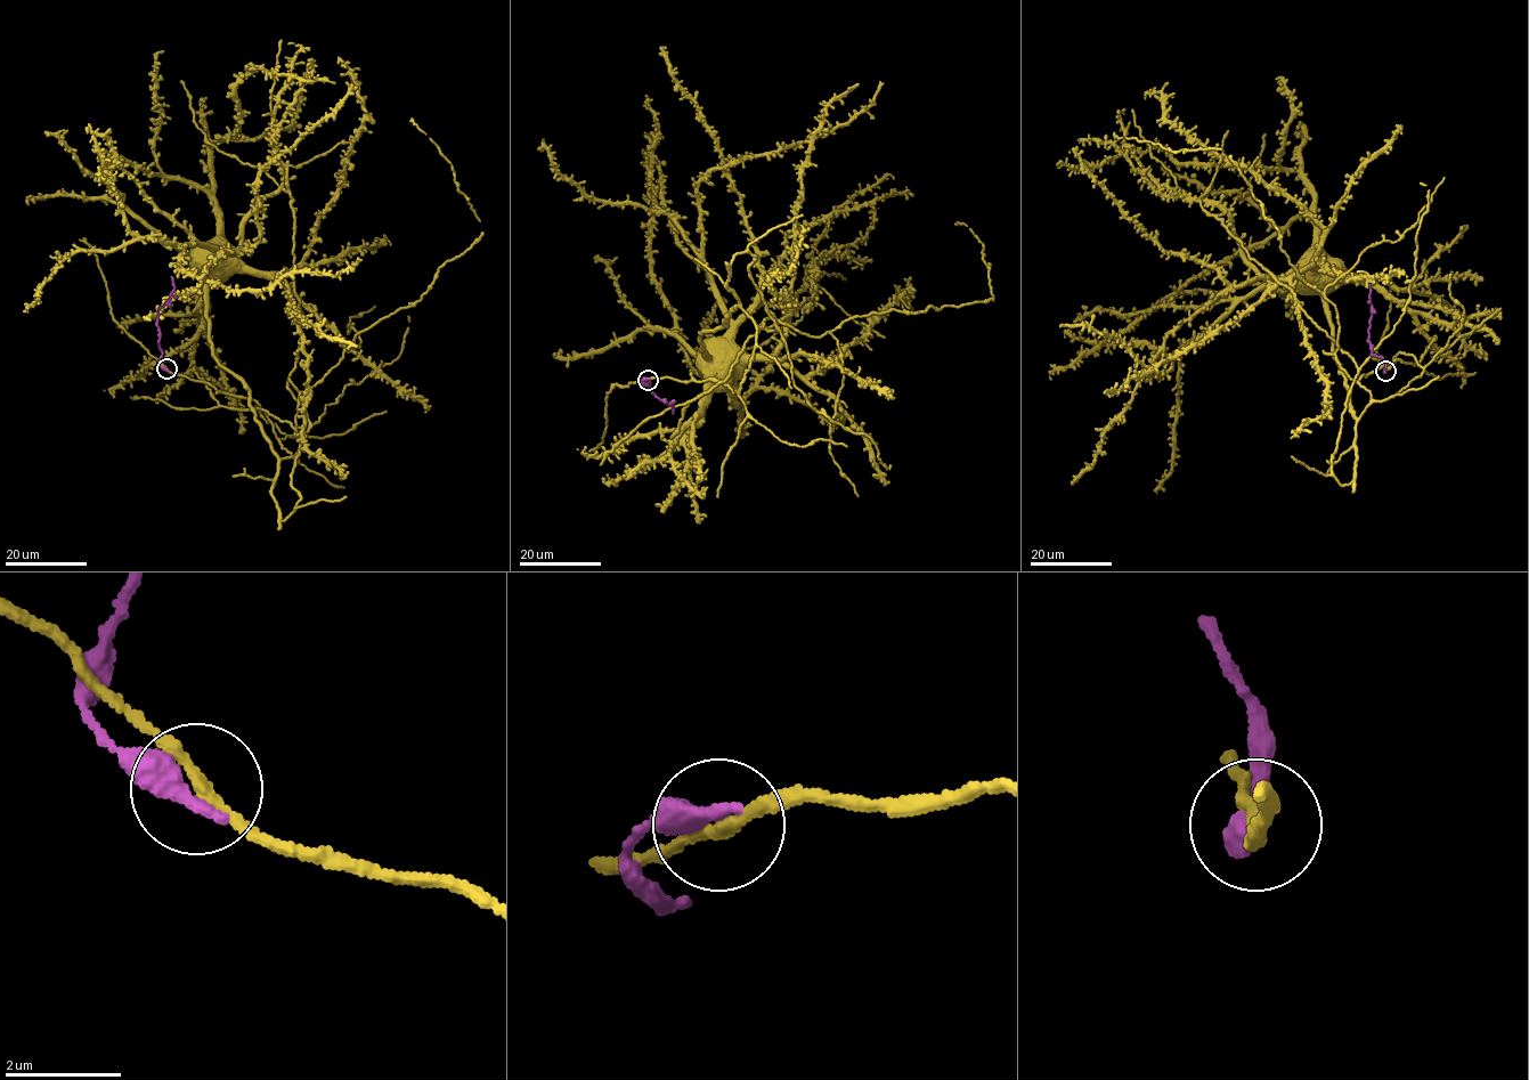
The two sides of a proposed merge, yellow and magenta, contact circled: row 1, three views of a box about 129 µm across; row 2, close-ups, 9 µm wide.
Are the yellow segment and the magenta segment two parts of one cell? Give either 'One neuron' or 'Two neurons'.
Two neurons

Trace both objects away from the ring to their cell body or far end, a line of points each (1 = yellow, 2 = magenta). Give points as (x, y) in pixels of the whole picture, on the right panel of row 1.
1: (1385, 371), (1399, 352), (1423, 372), (1352, 414), (1326, 299), (1303, 286), (1306, 278)
2: (1385, 371), (1385, 363), (1372, 354), (1368, 340), (1372, 314), (1369, 284)

